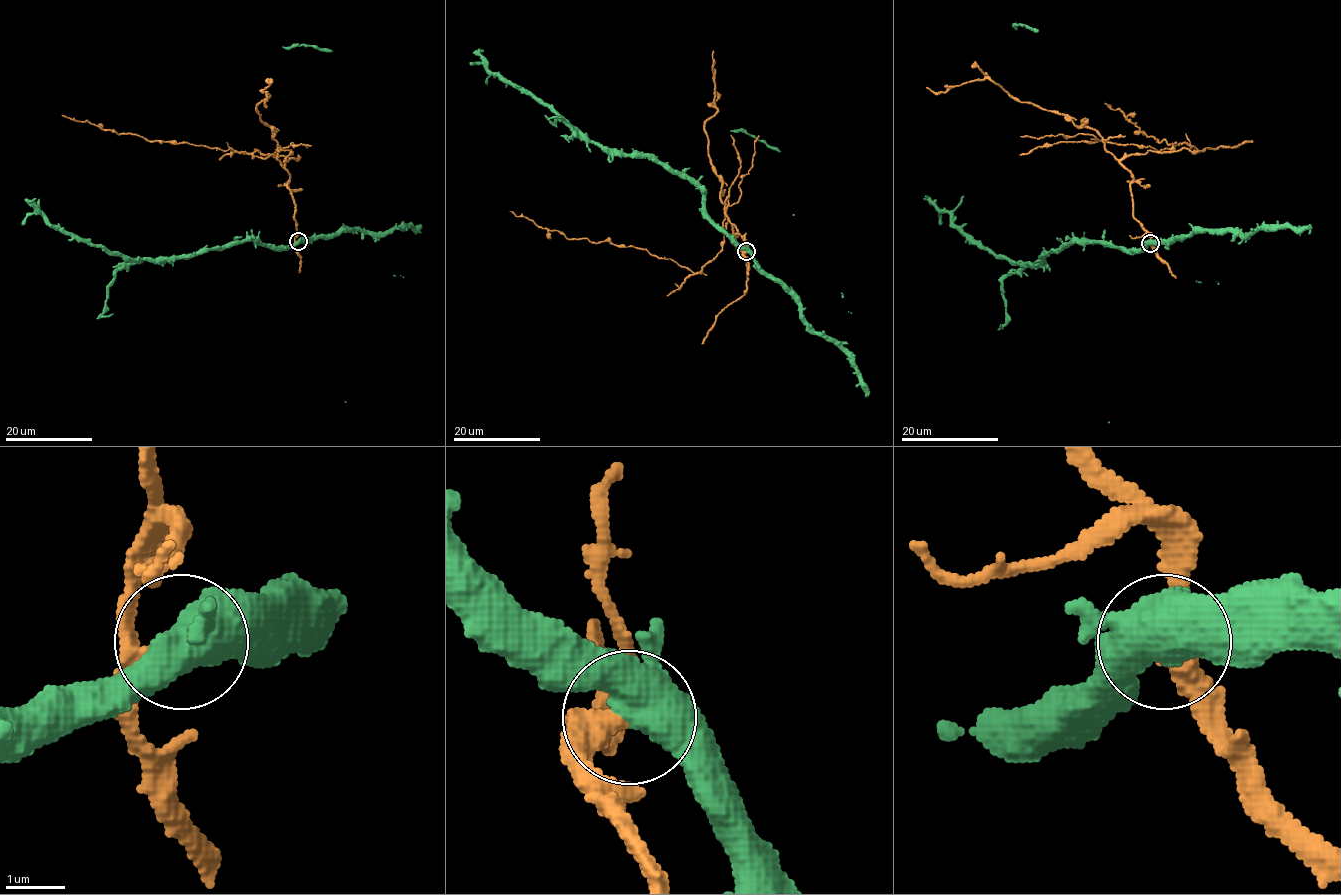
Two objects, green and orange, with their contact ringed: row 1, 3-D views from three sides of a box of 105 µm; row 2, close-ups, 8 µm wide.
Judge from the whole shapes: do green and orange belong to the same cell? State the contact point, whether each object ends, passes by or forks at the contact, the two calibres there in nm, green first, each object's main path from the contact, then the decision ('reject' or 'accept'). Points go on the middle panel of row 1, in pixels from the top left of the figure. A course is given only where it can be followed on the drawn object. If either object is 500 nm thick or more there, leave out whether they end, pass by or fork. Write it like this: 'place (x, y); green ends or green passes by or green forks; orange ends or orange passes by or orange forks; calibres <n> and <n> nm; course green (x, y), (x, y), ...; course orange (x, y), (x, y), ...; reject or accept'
place (746, 251); calibres 500 and 320 nm; course green (747, 252), (705, 209), (700, 187), (646, 157), (606, 152), (586, 142), (546, 106), (487, 67), (483, 50); course orange (747, 252), (725, 211), (723, 248), (699, 272), (633, 246), (567, 239), (510, 211); reject

